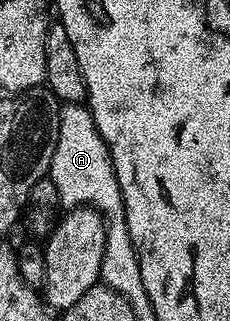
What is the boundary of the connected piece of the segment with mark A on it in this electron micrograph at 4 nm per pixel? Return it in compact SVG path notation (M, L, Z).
M67 103L57 108L54 152L50 158L48 178L55 186L58 202L63 208L93 207L102 216L108 228L99 278L105 286L110 287L129 302L134 300L134 295L138 295L138 287L143 287L143 283L139 273L138 258L131 245L131 237L127 233L119 183L116 181L106 142L98 134L94 123L90 121L81 104Z

